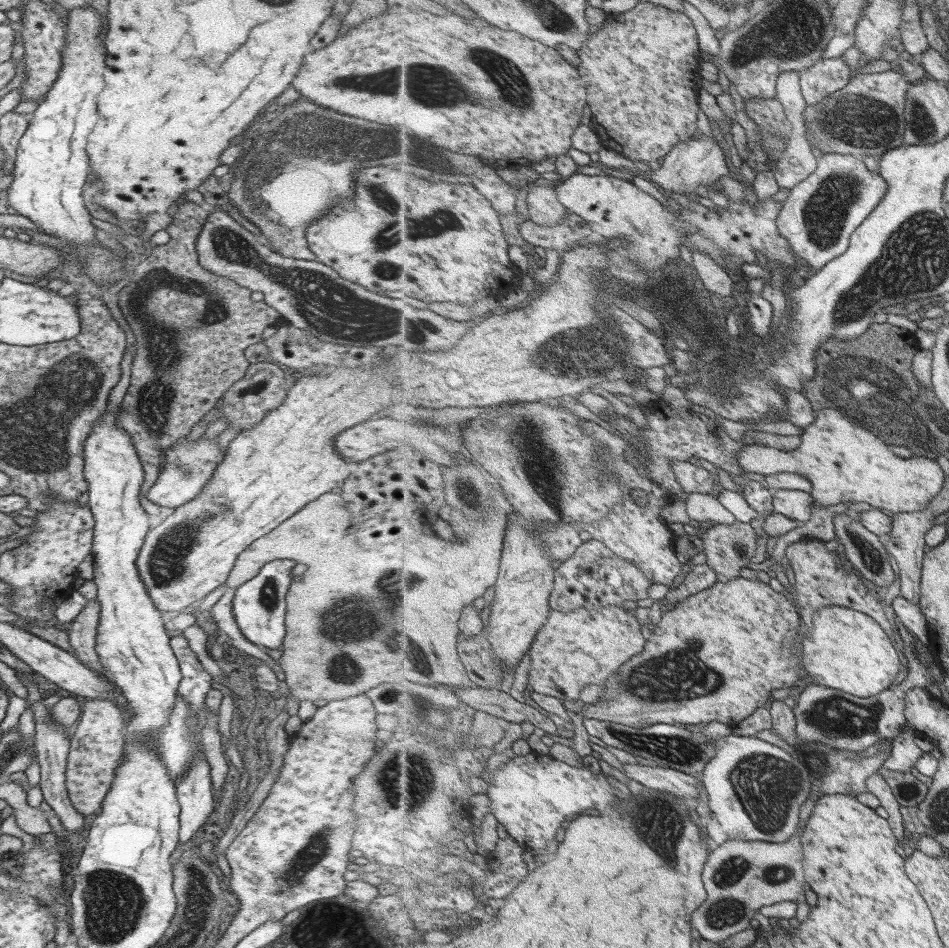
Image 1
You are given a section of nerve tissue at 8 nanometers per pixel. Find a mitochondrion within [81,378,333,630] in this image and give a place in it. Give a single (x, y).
(169, 562)

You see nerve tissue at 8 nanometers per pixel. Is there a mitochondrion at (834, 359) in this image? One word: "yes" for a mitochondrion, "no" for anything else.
no

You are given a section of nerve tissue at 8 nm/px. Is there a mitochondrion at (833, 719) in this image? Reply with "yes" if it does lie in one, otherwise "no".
yes

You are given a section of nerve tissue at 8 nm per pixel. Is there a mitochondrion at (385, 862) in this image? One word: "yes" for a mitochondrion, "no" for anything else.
no

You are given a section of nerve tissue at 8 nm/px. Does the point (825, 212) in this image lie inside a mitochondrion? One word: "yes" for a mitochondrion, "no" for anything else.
yes

